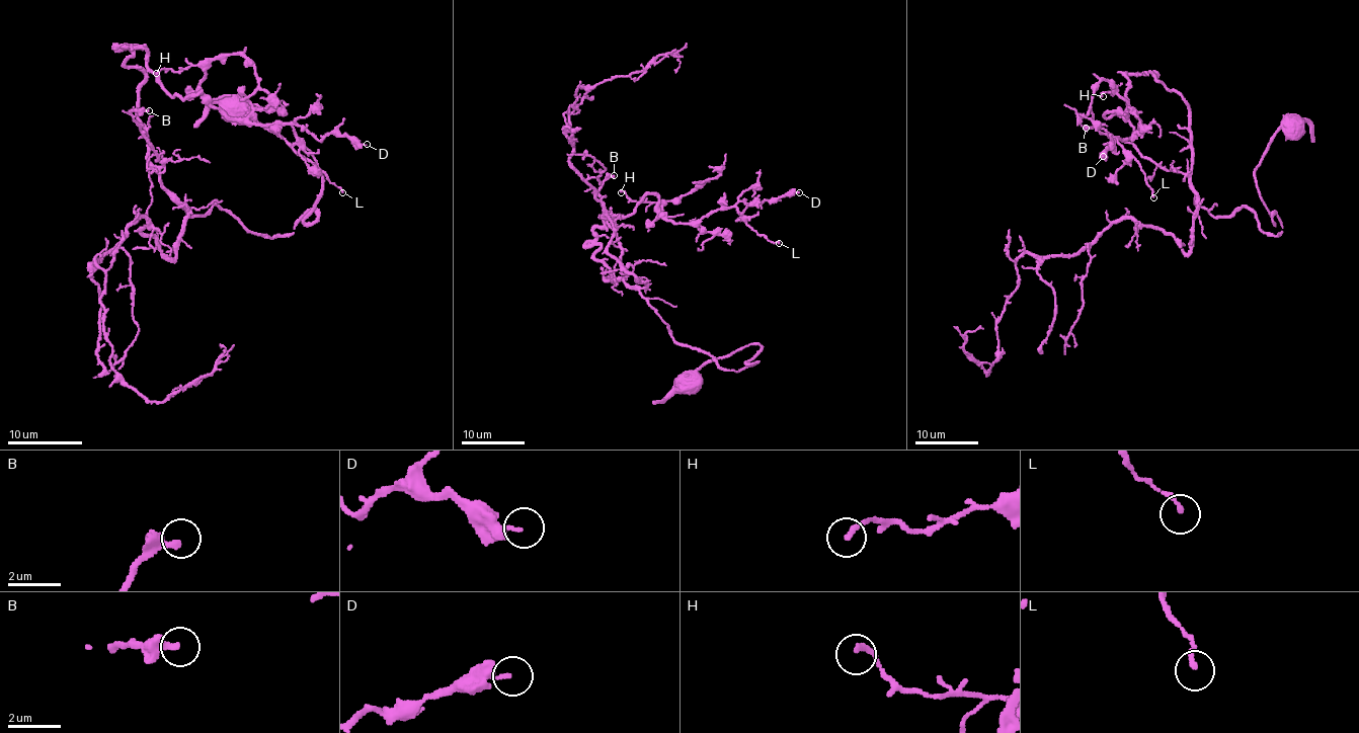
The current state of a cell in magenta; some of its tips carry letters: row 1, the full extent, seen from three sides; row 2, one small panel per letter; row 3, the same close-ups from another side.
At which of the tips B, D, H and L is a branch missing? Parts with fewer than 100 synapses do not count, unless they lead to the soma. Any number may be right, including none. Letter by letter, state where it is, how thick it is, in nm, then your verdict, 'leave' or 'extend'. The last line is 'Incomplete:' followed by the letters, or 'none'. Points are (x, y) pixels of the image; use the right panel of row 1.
B: (1086, 128) | 280 nm | leave
D: (1103, 156) | 200 nm | leave
H: (1103, 96) | 200 nm | leave
L: (1153, 197) | 160 nm | leave
Incomplete: none

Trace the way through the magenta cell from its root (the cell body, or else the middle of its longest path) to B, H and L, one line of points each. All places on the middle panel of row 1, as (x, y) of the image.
B: (689, 387), (712, 359), (761, 347), (753, 364), (721, 369), (678, 343), (624, 280), (598, 192), (614, 175)
H: (689, 387), (712, 359), (761, 347), (721, 369), (605, 279), (593, 229), (647, 193), (661, 213), (621, 192)
L: (689, 387), (761, 347), (737, 373), (678, 343), (605, 279), (593, 229), (653, 193), (779, 243)

